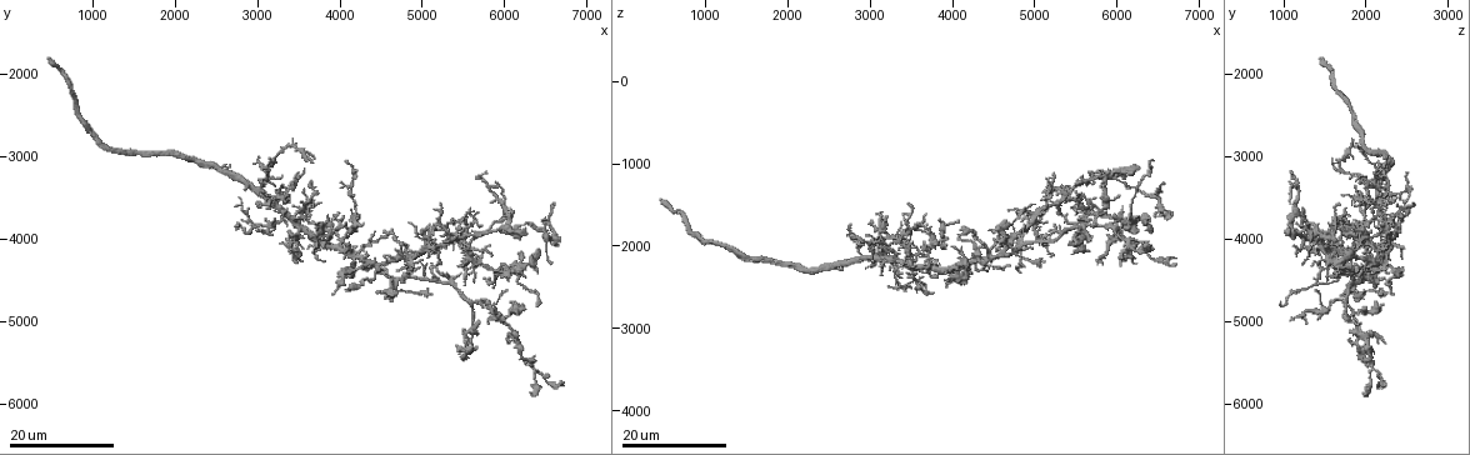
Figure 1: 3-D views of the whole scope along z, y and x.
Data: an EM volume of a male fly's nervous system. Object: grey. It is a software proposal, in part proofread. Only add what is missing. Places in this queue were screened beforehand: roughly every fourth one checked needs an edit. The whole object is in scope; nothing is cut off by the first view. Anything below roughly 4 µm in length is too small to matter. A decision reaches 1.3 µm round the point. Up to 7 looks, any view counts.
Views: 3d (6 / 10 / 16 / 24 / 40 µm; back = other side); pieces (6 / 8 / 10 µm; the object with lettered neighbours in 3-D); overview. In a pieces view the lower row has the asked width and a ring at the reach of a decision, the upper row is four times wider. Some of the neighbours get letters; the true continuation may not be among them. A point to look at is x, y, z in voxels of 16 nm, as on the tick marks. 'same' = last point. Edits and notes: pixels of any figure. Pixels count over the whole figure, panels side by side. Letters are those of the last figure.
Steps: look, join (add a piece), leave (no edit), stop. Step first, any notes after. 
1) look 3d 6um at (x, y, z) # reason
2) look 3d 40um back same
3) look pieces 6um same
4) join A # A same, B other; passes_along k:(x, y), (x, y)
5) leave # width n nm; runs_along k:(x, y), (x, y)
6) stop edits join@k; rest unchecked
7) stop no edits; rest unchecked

look 3d 24um at (6550, 4300, 1250) # an open end

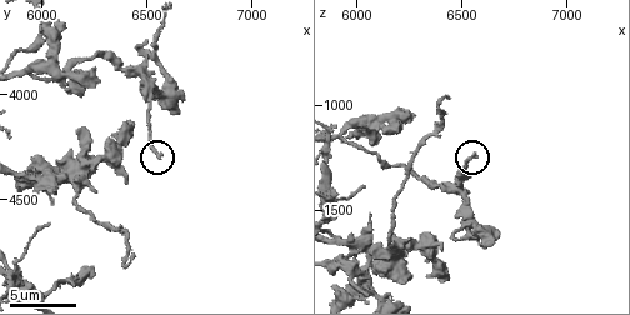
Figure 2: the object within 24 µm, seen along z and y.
look pieces 6um at (6570, 4300, 1250)

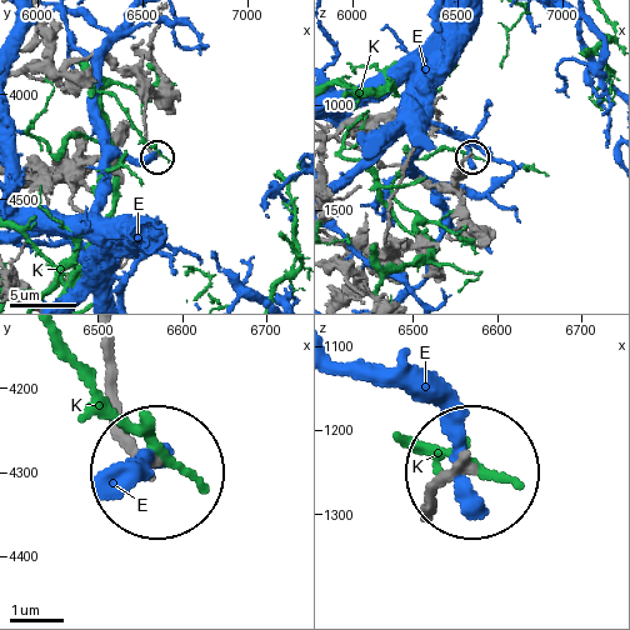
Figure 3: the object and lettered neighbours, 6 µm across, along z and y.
leave # E other, K other; no lettered piece goes on from it

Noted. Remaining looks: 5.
look pieces 8um at (6250, 4460, 1640)

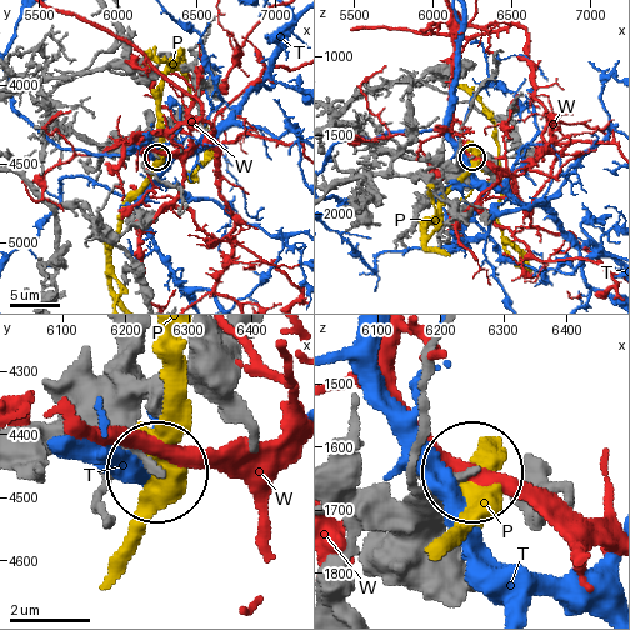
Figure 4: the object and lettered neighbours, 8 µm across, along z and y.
leave # width 150 nm; P other, T other, W other; no lettered piece goes on from it

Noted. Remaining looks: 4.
look 3d 24um at (3050, 3850, 1700) # an open end

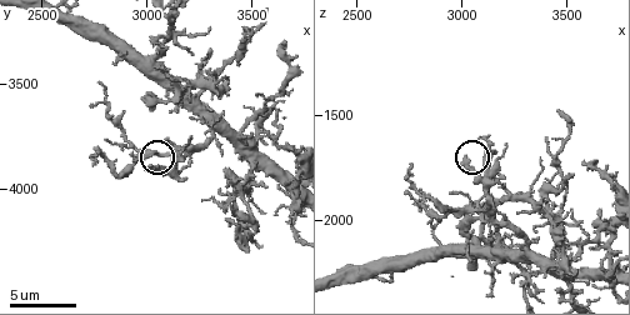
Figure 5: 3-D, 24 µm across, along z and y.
look 3d 6um at (3030, 3900, 1710)

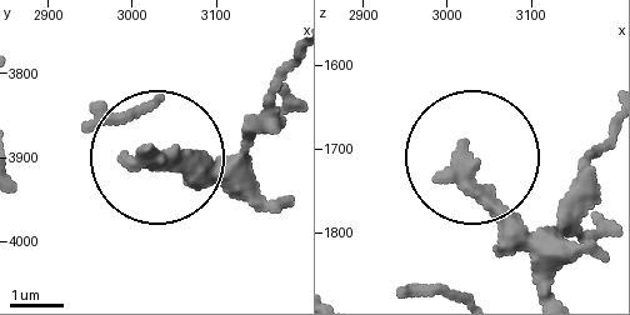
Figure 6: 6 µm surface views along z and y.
look pieces 8um at (3020, 3890, 1700)

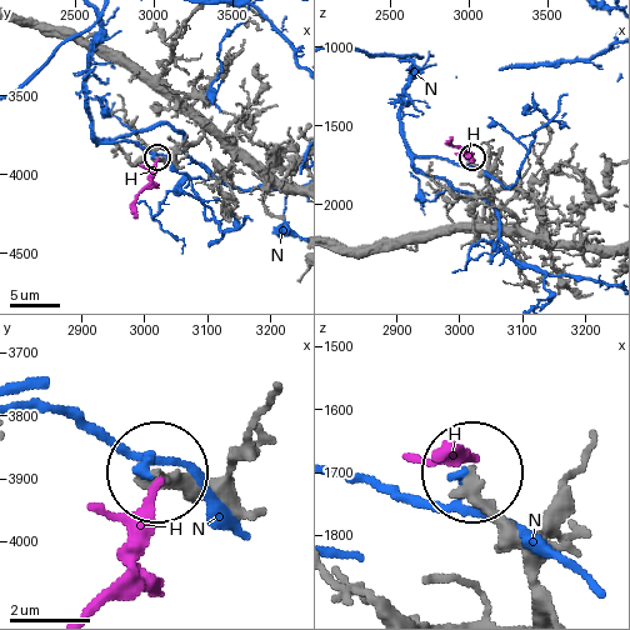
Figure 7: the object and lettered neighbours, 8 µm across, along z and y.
leave # width 240 nm; H other, N other; none of them fits

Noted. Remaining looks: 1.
look pieces 10um at (6630, 4090, 1670) # branch stops here

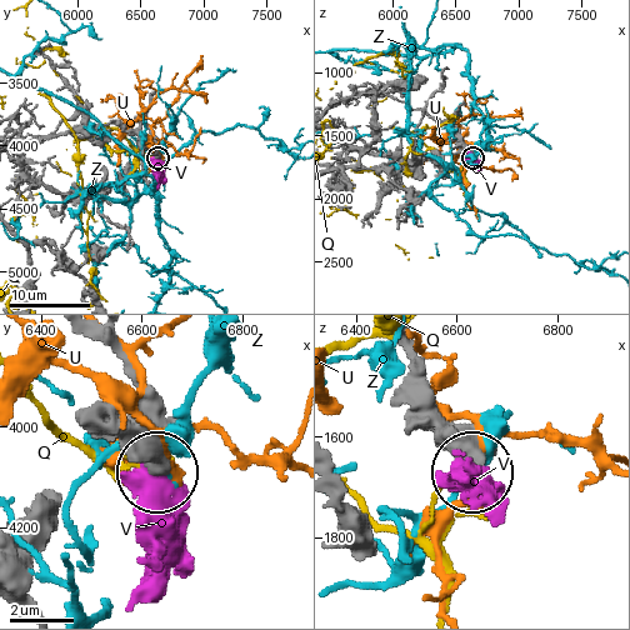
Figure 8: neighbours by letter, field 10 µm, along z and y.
leave # Q other, U other, V other, Z other; no lettered piece goes on from it

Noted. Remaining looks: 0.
stop no edits; rest unchecked

